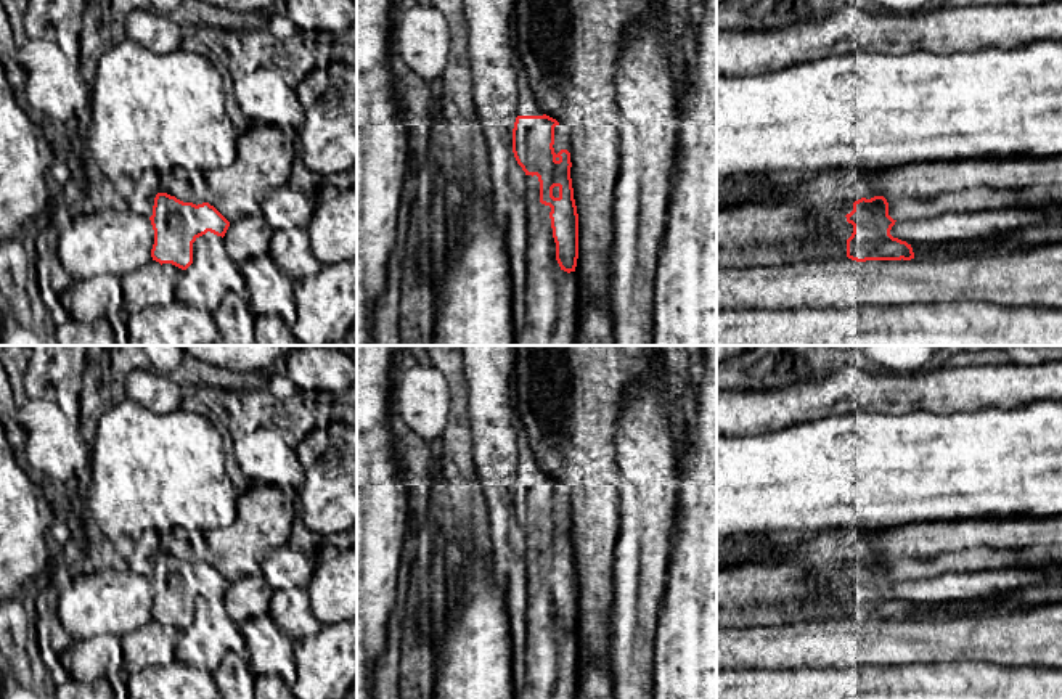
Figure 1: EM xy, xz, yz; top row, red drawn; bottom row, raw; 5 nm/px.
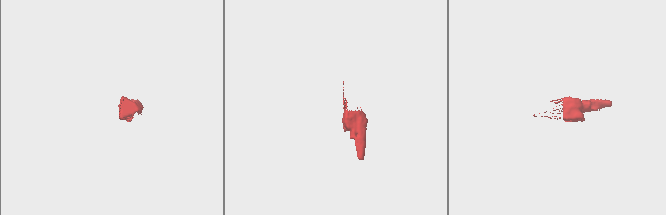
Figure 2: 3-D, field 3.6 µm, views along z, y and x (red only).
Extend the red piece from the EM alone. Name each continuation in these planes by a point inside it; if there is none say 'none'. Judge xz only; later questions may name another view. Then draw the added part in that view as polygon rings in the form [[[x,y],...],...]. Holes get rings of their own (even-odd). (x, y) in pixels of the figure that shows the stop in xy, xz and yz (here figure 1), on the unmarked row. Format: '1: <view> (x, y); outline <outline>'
1: xz (527, 465); outline [[[516,371],[513,374],[513,402],[514,402],[514,416],[516,416],[516,431],[519,440],[519,469],[517,476],[543,476],[545,472],[538,466],[533,452],[529,445],[527,434],[519,418],[519,411],[516,408]]]

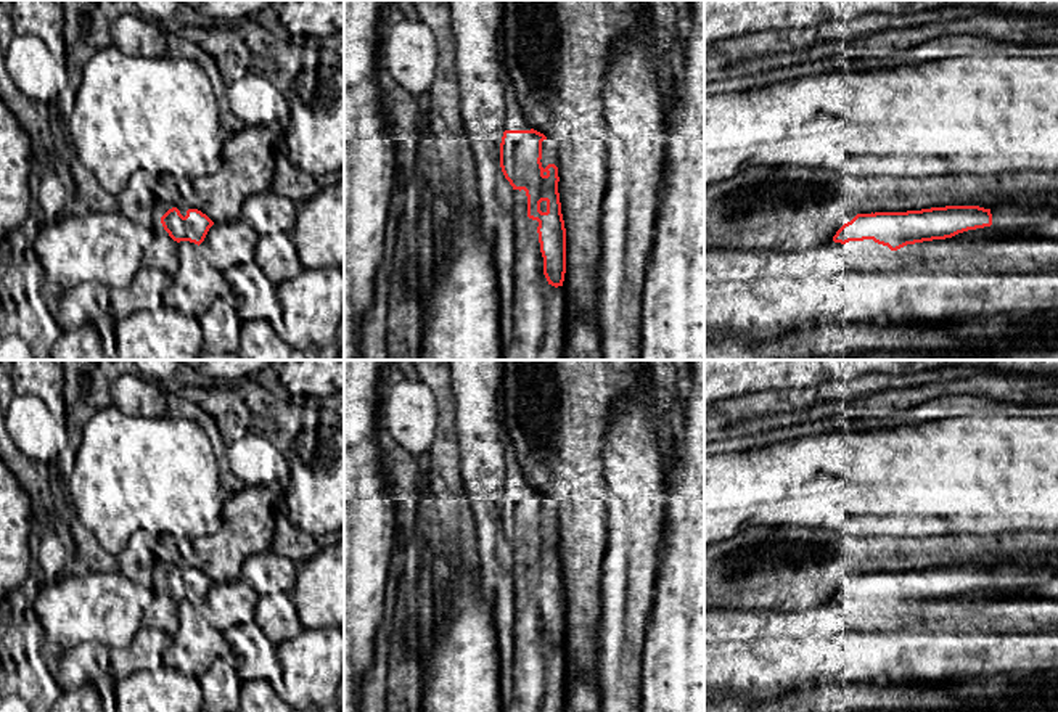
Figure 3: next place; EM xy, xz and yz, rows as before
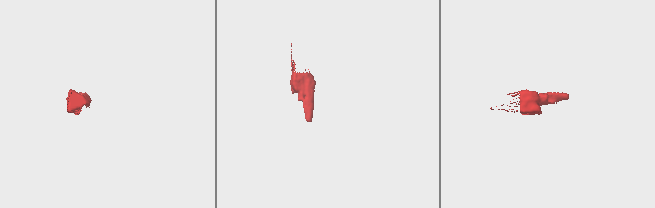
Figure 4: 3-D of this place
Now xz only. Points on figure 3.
1: xz (515, 479); outline [[[503,386],[500,389],[500,416],[502,416],[502,431],[503,431],[503,445],[506,455],[506,484],[505,490],[531,490],[532,487],[526,481],[521,466],[516,460],[515,448],[506,432],[506,426],[503,423]]]

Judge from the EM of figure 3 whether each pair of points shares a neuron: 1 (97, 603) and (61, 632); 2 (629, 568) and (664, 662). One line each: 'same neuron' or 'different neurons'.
1: same neuron
2: different neurons

